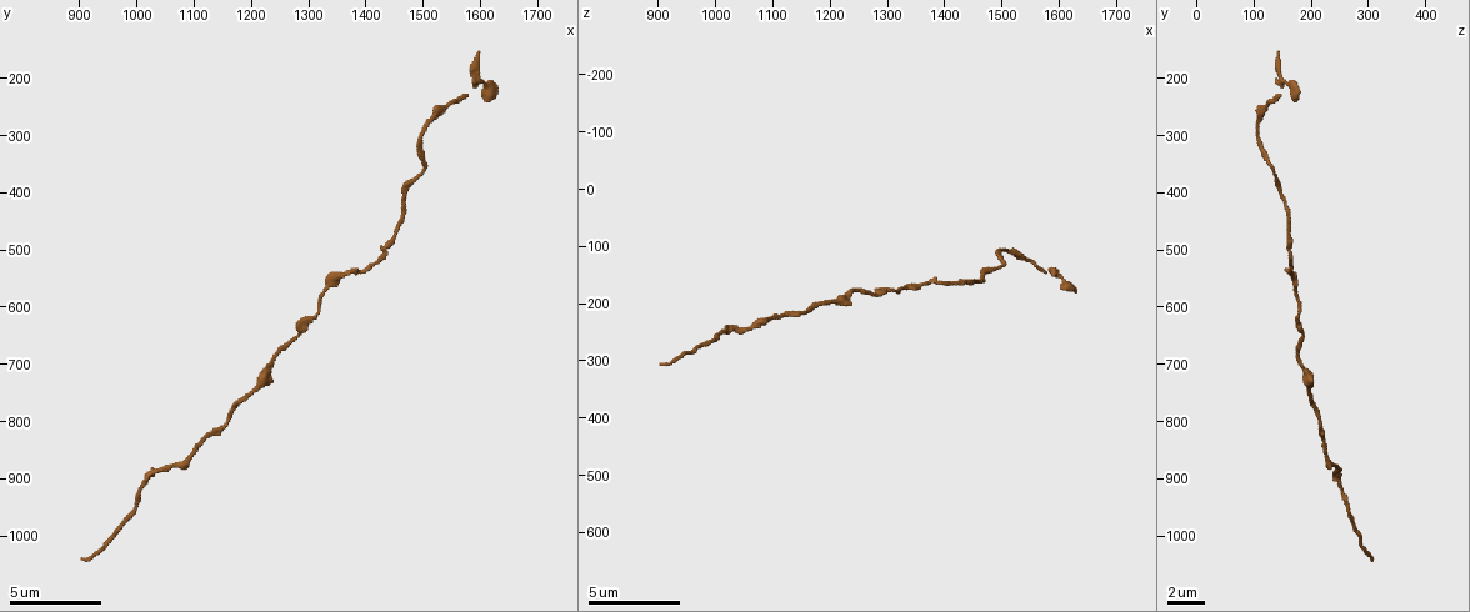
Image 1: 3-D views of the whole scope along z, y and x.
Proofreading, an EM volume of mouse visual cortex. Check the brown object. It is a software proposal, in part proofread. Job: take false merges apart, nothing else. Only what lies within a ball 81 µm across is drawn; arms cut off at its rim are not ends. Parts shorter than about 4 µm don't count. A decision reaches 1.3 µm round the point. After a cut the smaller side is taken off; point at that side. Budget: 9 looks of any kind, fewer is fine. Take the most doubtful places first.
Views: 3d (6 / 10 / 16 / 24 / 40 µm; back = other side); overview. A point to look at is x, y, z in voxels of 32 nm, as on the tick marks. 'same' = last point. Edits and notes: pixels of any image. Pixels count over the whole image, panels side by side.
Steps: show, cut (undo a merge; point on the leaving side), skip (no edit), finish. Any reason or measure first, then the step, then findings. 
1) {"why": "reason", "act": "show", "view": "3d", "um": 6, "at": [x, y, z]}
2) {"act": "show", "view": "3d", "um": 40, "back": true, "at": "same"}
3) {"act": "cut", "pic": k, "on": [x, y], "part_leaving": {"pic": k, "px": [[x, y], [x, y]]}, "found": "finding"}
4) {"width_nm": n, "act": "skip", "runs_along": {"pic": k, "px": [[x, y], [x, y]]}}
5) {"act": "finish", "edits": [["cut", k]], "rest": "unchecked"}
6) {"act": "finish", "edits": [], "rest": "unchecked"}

{"why": "calibre changes", "act": "show", "view": "3d", "um": 10, "at": [1330, 575, 175]}

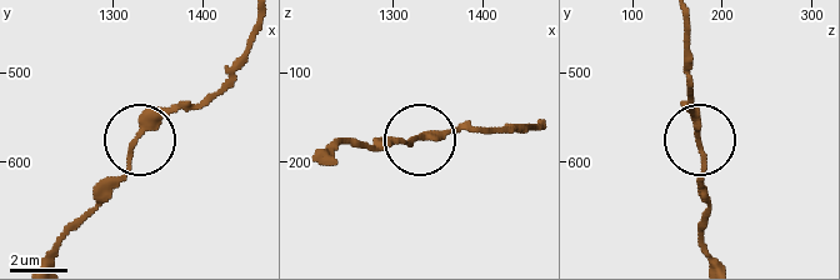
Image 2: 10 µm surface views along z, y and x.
{"why": "zoom in", "act": "show", "view": "3d", "um": 6, "at": [1325, 575, 175]}

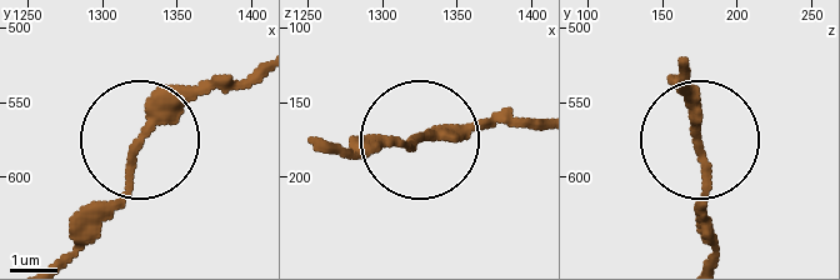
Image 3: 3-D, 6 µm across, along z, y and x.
{"act": "skip", "runs_along": {"pic": 3, "px": [[706, 194], [683, 83]]}, "found": "all the same neuron"}

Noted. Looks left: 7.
{"why": "side arm on a straight run", "act": "show", "view": "3d", "um": 16, "at": [1575, 230, 145]}

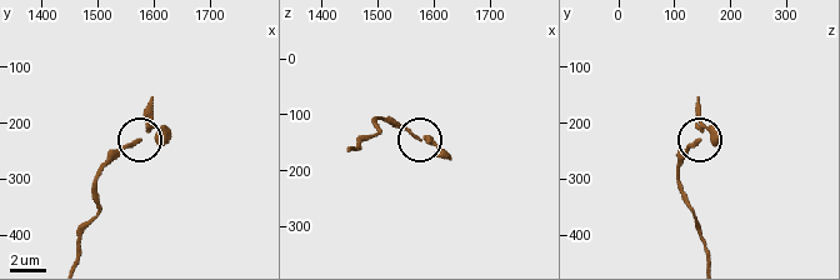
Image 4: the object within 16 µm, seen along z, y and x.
{"act": "skip", "runs_along": {"pic": 4, "px": [[75, 256], [98, 206], [99, 175], [145, 133], [151, 96]]}, "found": "continuous, no second neuron"}

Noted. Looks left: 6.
{"why": "thin neck", "act": "show", "view": "3d", "um": 10, "at": [1490, 370, 135]}

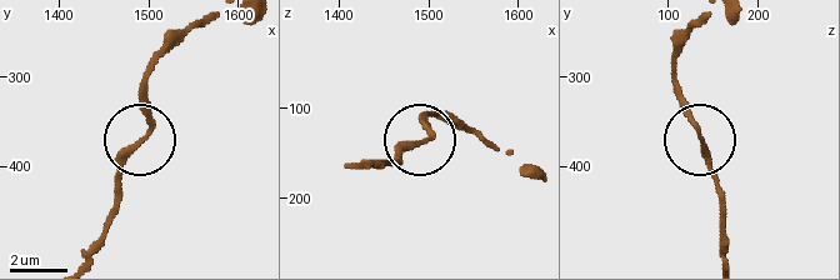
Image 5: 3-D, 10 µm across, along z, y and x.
{"act": "skip", "runs_along": {"pic": 5, "px": [[725, 258], [711, 158], [675, 74]]}, "found": "one neuron here"}

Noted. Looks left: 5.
{"why": "thick turns thin", "act": "show", "view": "3d", "um": 16, "at": [1235, 695, 180]}

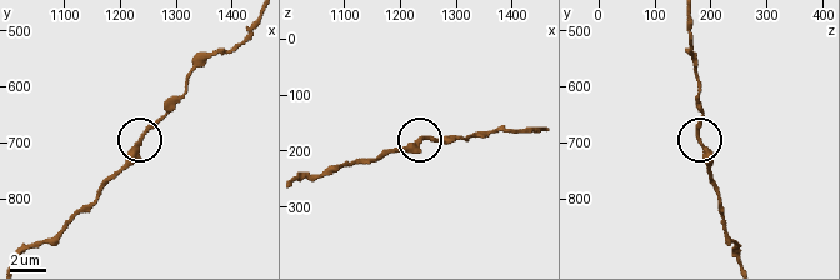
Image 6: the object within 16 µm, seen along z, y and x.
{"act": "skip", "found": "one neuron here"}

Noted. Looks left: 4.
{"act": "finish", "edits": [], "rest": "unchecked"}

